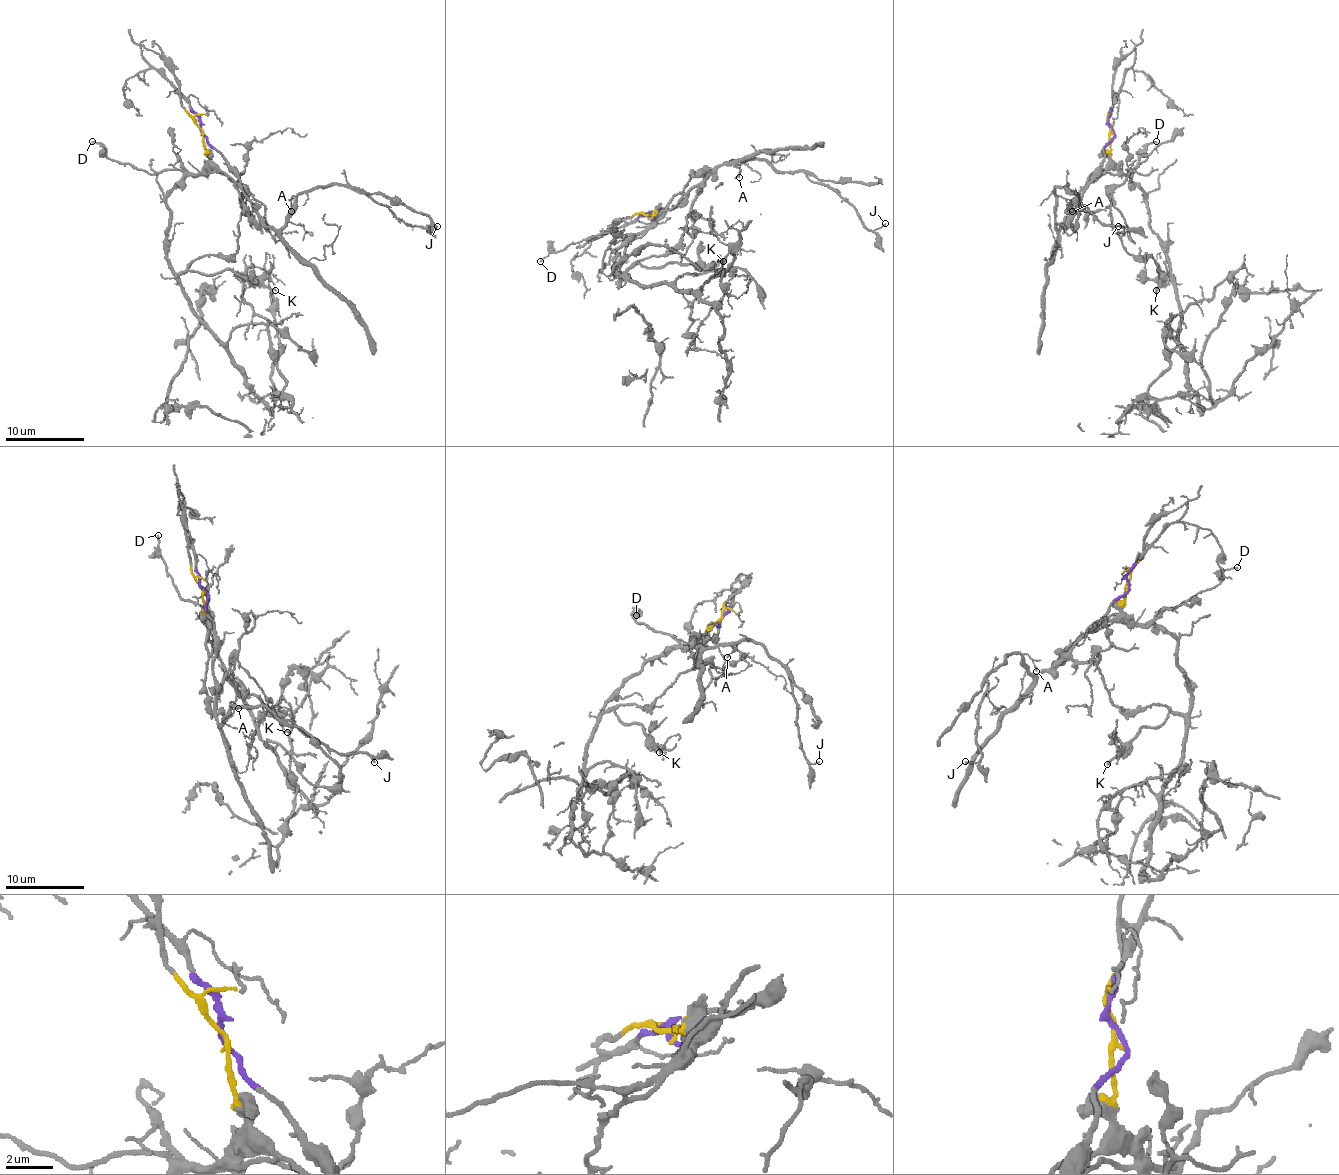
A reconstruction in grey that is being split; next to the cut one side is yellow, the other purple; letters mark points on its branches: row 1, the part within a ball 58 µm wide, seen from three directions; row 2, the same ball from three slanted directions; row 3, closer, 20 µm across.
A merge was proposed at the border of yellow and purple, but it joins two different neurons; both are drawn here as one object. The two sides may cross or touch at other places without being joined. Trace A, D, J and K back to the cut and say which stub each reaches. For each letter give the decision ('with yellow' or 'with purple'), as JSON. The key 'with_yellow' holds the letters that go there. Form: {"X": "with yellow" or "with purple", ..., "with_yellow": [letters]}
{"A": "with purple", "D": "with yellow", "J": "with purple", "K": "with yellow", "with_yellow": ["D", "K"]}

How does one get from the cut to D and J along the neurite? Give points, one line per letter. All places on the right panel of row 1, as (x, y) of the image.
D: (1110, 129), (1112, 162), (1126, 174), (1145, 158), (1145, 149), (1157, 141)
J: (1112, 129), (1080, 209), (1059, 229), (1055, 223), (1055, 188), (1067, 184), (1102, 223), (1126, 229), (1118, 225)

